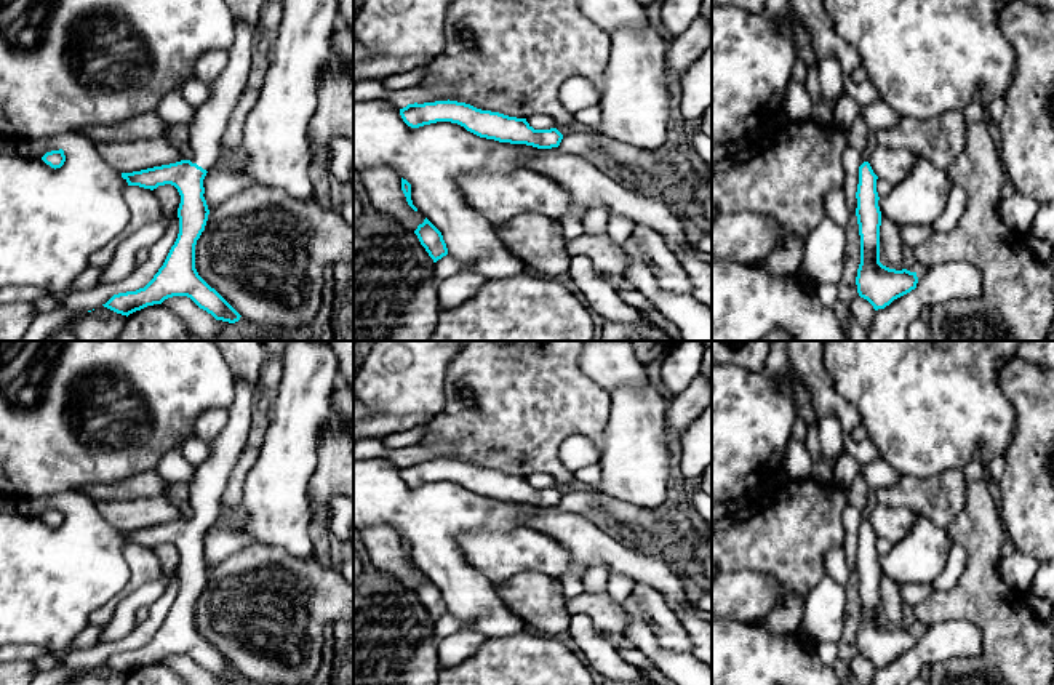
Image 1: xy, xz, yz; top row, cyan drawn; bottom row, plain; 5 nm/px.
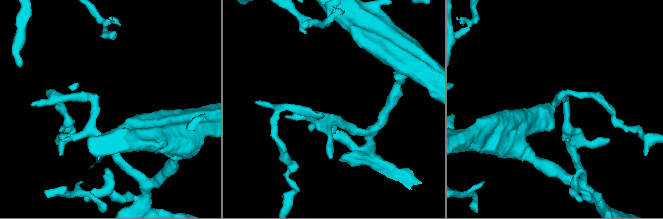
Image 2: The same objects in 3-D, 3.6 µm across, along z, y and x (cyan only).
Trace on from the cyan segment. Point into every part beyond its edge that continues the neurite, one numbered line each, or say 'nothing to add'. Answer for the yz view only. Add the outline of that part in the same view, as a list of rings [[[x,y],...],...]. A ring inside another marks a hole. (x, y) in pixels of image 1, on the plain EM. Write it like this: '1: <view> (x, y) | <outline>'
1: yz (858, 493) | [[[860,471],[854,477],[851,487],[846,490],[848,501],[860,512],[860,523],[868,520],[862,512],[867,509],[867,498],[868,498],[870,487],[867,485]]]

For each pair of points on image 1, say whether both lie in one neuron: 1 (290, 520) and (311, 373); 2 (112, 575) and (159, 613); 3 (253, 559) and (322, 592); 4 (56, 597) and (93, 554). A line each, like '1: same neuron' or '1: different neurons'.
1: same neuron
2: different neurons
3: same neuron
4: same neuron

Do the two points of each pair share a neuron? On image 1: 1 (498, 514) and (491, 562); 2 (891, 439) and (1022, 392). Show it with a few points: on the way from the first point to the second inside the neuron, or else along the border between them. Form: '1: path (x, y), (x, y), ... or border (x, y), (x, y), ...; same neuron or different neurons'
1: border (522, 524), (511, 530), (464, 532), (459, 538); different neurons
2: border (1010, 360), (1000, 389), (1014, 434); different neurons

